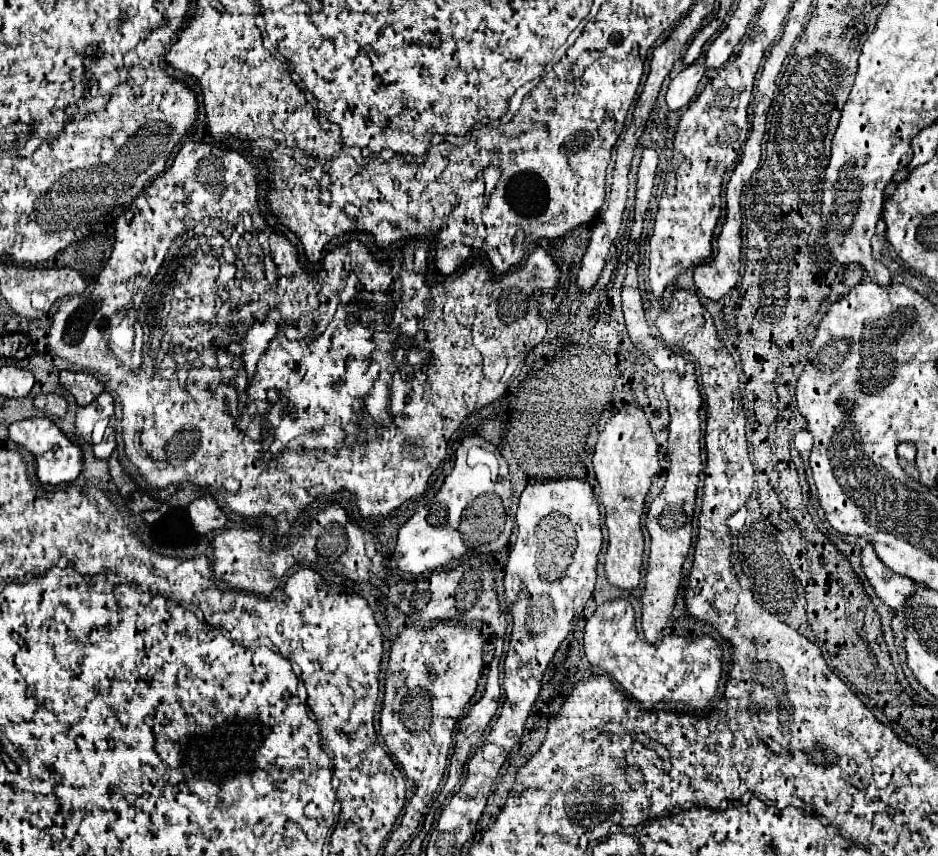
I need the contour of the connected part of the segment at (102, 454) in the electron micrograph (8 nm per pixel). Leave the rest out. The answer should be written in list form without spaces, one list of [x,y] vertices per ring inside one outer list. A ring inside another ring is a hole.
[[[110,424],[106,428],[106,434],[104,434],[102,442],[100,444],[94,444],[92,450],[94,450],[94,456],[96,458],[108,458],[112,454],[114,446],[116,446],[116,442],[114,442],[114,424]]]

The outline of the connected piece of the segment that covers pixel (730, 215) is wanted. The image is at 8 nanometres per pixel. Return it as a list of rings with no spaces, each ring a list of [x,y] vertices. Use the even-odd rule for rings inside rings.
[[[726,204],[726,222],[718,236],[718,250],[712,262],[694,270],[696,290],[710,300],[720,300],[740,278],[740,254],[742,254],[742,222],[740,204]]]

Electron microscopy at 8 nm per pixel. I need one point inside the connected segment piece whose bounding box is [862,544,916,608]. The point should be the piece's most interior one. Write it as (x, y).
(894, 589)

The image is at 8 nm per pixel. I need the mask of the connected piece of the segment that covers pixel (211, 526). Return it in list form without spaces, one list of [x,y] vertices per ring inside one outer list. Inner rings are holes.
[[[198,498],[188,506],[188,514],[196,534],[208,534],[212,530],[220,530],[226,524],[226,514],[218,508],[214,498]]]

